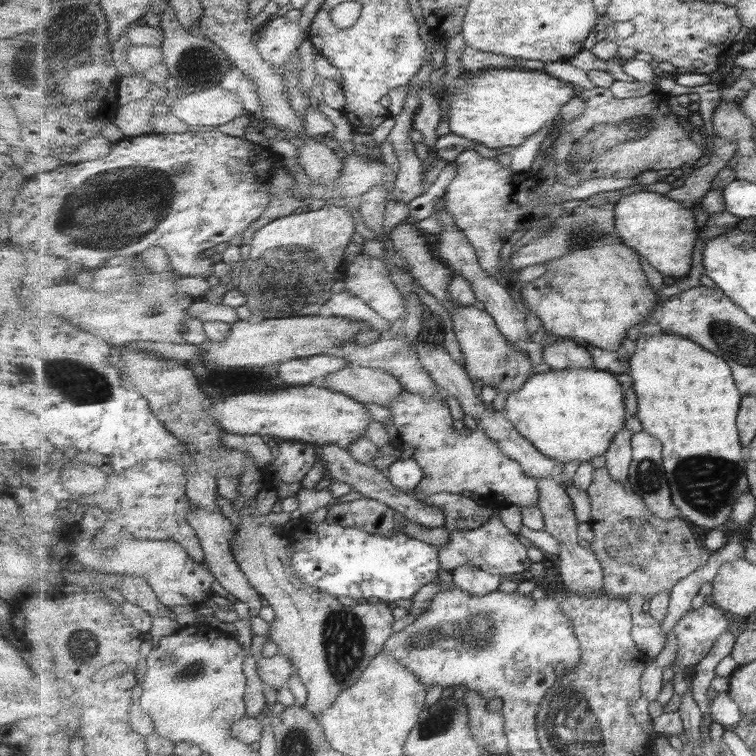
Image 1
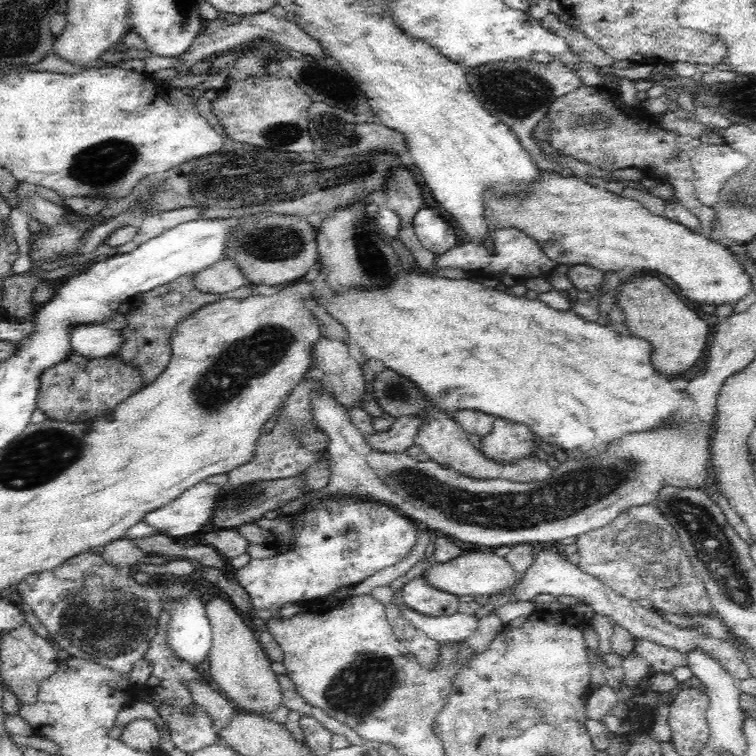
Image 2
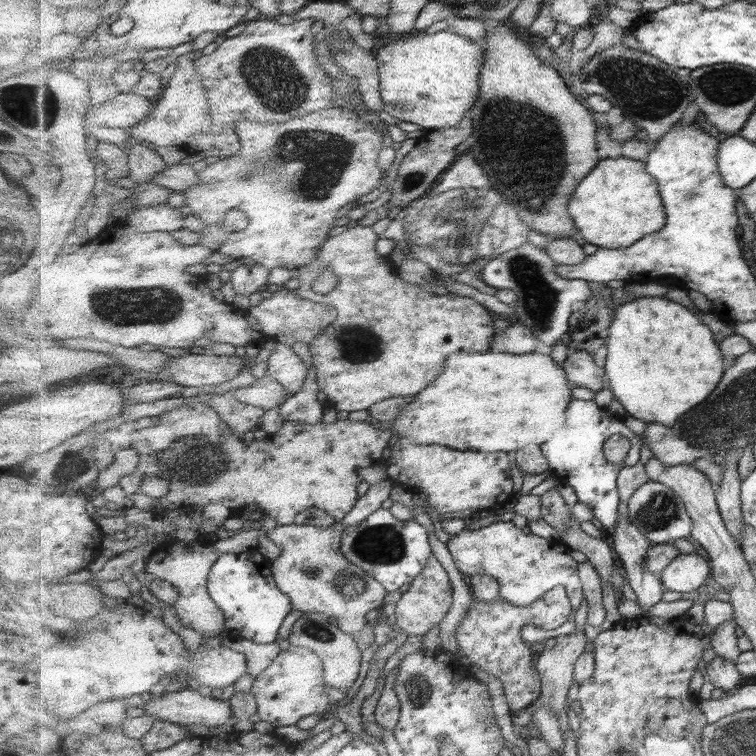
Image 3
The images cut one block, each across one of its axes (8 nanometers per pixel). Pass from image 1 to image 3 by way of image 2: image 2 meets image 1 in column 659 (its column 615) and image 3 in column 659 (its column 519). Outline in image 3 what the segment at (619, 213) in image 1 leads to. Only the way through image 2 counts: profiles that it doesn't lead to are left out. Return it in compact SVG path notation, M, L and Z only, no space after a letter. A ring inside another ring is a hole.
M606 158L601 159L595 170L581 182L575 190L573 198L569 199L569 212L576 226L585 234L586 242L606 249L618 249L633 246L643 236L653 234L665 226L668 217L664 207L664 199L660 197L660 186L657 179L653 178L647 170L646 162L632 158Z

